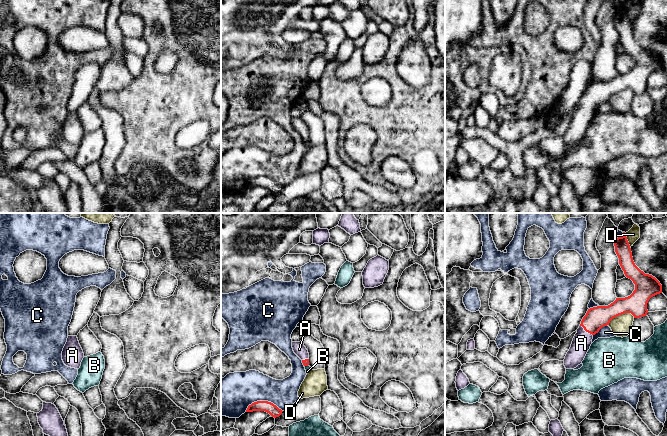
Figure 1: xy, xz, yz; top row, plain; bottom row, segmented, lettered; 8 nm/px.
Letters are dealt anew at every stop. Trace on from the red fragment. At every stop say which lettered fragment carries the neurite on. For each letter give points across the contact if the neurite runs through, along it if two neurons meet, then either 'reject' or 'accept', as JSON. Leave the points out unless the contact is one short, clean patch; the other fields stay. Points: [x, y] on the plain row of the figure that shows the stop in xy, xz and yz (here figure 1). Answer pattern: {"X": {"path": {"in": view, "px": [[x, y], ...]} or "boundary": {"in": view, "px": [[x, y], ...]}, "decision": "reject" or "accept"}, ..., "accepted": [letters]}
{"A": {"path": {"in": "yz", "px": [[597, 93], [586, 107], [581, 119]]}, "decision": "accept"}, "B": {"boundary": {"in": "xz", "px": [[308, 140], [304, 142]]}, "decision": "reject"}, "C": {"decision": "reject"}, "D": {"decision": "reject"}, "accepted": ["A"]}

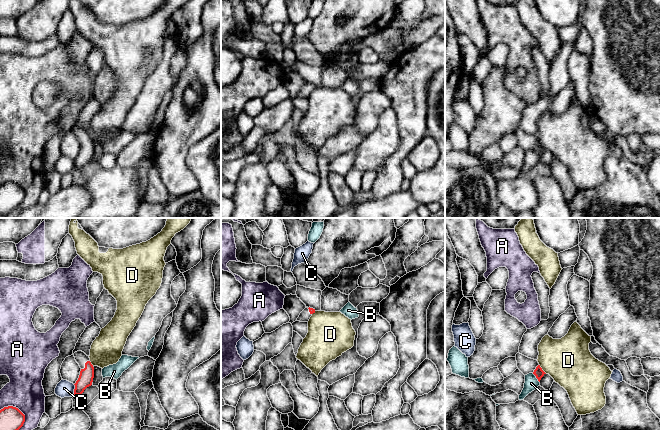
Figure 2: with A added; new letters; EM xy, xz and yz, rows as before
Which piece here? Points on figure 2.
{"A": {"decision": "reject"}, "B": {"decision": "reject"}, "C": {"decision": "reject"}, "D": {"decision": "reject"}, "accepted": []}

